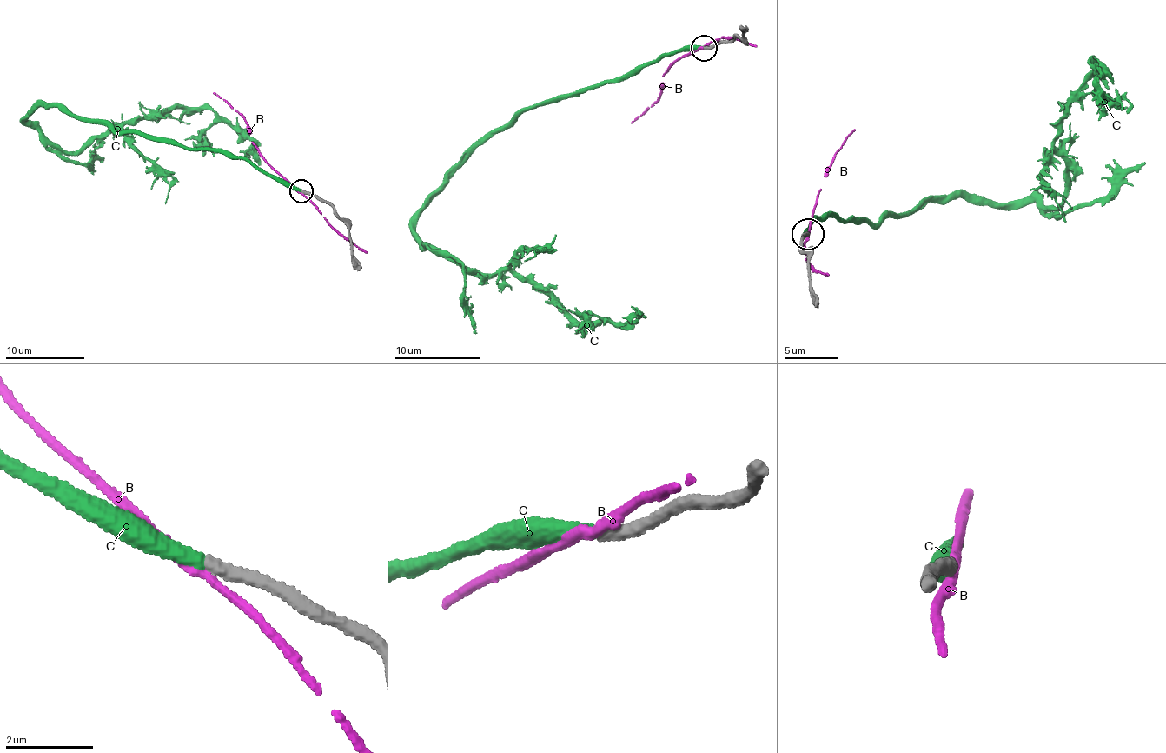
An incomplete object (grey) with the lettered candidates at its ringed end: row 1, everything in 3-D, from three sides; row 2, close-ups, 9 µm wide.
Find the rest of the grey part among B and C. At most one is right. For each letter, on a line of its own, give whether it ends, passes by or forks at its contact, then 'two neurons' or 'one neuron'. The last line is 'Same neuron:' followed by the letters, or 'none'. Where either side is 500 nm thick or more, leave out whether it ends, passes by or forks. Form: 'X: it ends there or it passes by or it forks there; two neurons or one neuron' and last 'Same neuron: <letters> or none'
B: it passes by; two neurons
C: it ends there; one neuron
Same neuron: C

